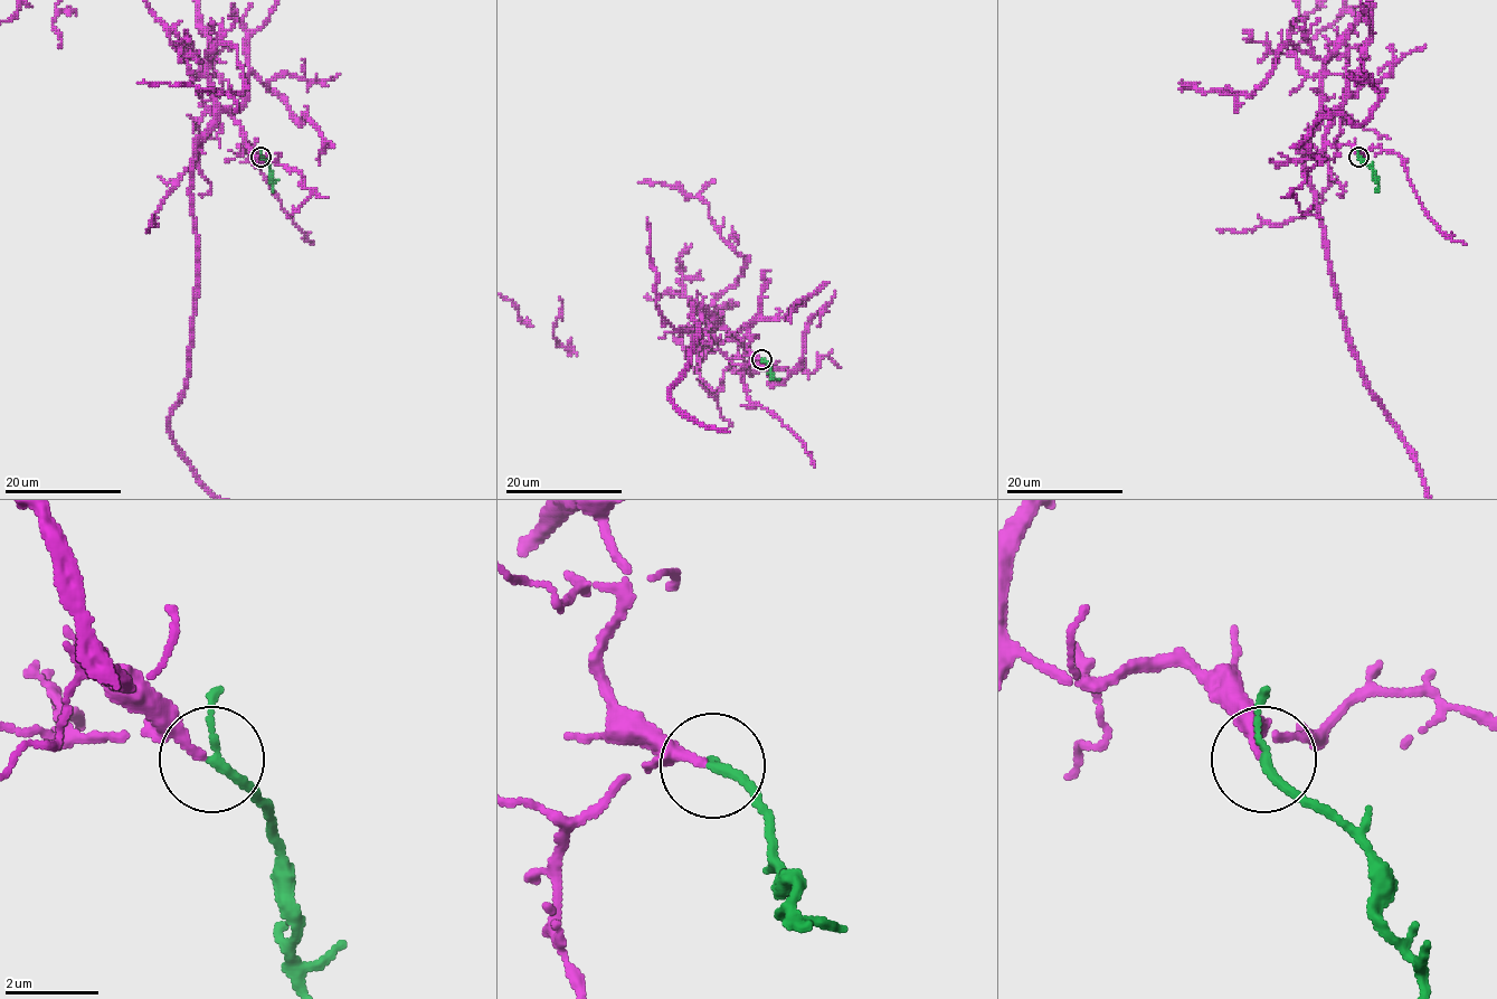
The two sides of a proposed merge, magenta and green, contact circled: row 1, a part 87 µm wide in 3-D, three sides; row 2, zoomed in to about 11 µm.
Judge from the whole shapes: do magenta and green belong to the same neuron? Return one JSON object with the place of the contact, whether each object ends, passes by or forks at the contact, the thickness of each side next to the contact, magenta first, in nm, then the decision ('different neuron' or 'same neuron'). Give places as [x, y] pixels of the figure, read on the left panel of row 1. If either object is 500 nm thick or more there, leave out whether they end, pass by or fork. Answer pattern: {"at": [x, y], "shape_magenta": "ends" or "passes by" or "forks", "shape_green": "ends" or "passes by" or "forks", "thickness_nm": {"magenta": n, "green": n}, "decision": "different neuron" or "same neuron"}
{"at": [261, 157], "shape_magenta": "ends", "shape_green": "passes by", "thickness_nm": {"magenta": 190, "green": 170}, "decision": "same neuron"}

